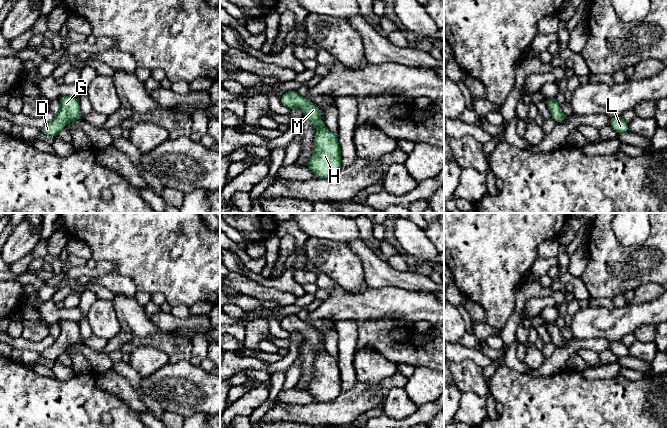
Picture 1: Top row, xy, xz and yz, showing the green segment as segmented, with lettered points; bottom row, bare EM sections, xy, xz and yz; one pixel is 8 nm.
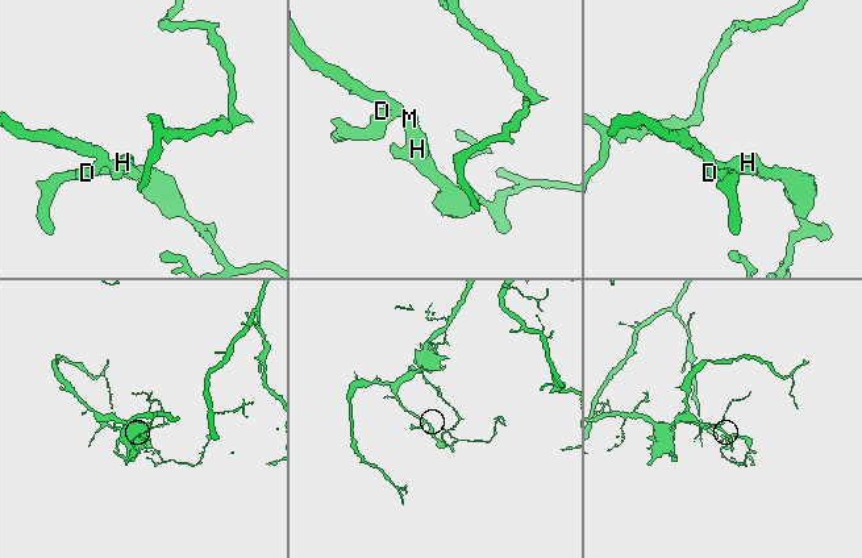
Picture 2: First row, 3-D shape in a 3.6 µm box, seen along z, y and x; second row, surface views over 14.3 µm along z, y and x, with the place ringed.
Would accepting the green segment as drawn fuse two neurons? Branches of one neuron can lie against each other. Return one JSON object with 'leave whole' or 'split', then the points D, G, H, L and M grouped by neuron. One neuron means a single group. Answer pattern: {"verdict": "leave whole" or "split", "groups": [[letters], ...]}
{"verdict": "leave whole", "groups": [["D", "G", "H", "L", "M"]]}

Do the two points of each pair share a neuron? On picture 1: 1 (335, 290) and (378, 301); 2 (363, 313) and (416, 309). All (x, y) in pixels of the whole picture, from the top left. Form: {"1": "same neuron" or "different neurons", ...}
{"1": "same neuron", "2": "same neuron"}

